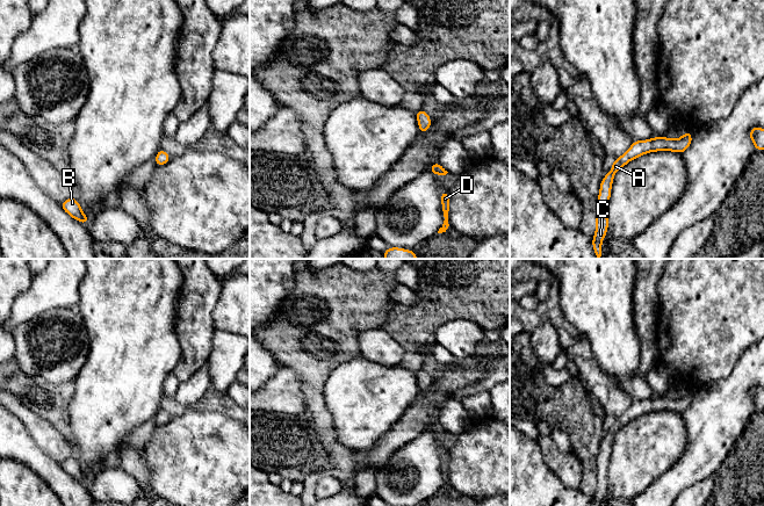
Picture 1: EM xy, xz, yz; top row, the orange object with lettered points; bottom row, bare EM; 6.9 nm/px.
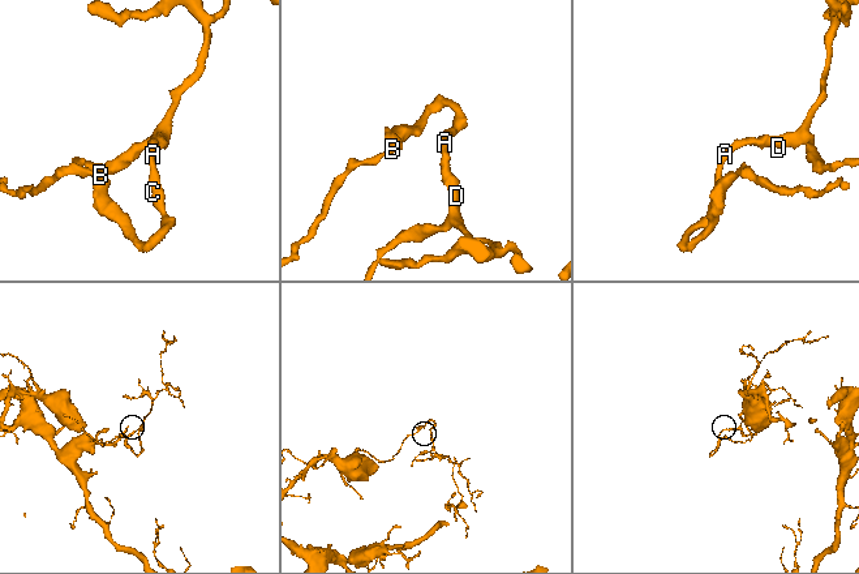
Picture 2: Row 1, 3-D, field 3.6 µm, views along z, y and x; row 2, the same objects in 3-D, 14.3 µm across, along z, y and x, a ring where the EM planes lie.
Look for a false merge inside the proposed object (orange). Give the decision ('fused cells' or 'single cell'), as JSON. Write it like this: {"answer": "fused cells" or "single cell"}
{"answer": "single cell"}

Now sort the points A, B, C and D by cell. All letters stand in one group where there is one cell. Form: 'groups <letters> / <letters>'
groups A B C D

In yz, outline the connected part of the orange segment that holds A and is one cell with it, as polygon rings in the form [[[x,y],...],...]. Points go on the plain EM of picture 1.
[[[686,391],[680,398],[671,399],[668,397],[654,397],[647,400],[634,400],[632,406],[618,419],[613,420],[611,431],[603,438],[597,463],[597,484],[592,498],[592,506],[601,506],[603,499],[608,489],[608,464],[612,449],[612,442],[615,433],[627,425],[632,419],[636,419],[646,413],[656,411],[672,411],[684,413],[692,403],[691,391]]]

